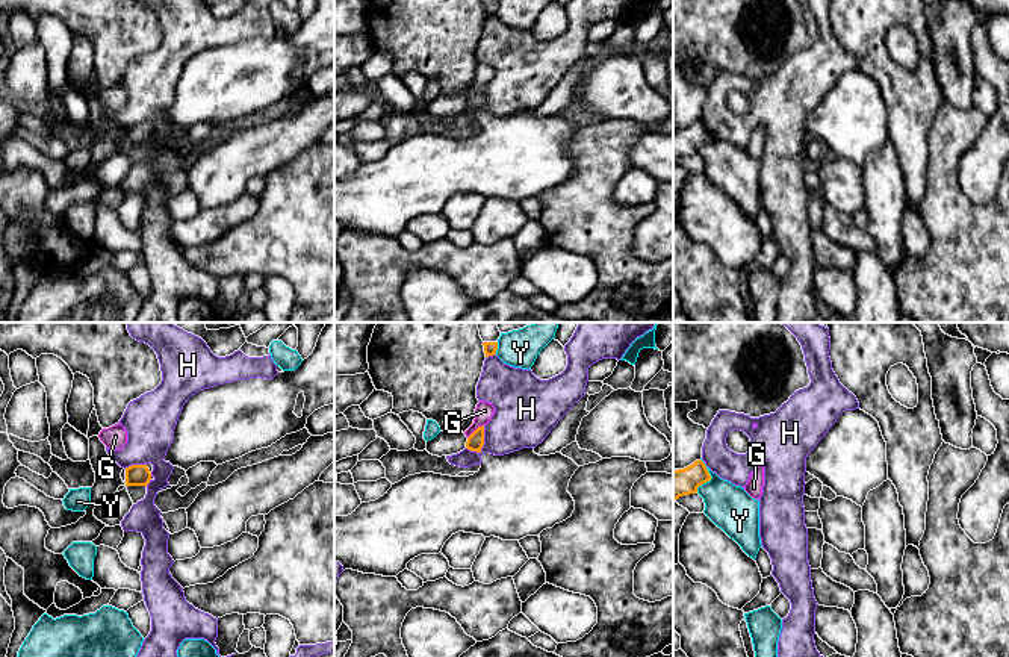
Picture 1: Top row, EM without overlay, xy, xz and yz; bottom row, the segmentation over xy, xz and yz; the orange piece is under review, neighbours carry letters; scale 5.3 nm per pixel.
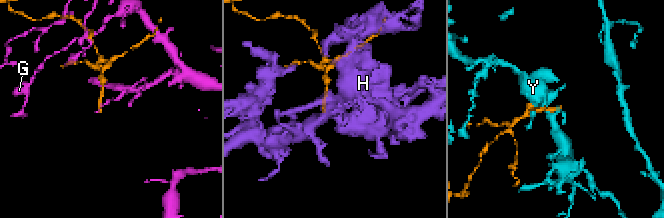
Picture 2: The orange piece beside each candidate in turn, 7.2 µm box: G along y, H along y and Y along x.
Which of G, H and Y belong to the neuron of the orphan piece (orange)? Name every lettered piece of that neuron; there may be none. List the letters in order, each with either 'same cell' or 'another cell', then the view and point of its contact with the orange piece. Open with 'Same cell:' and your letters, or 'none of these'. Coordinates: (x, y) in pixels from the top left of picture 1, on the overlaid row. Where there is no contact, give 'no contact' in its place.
Same cell: none of these
G: another cell; meets orange in xz at (475, 430)
H: another cell; meets orange in xz at (483, 444)
Y: another cell; meets orange in yz at (710, 477)

